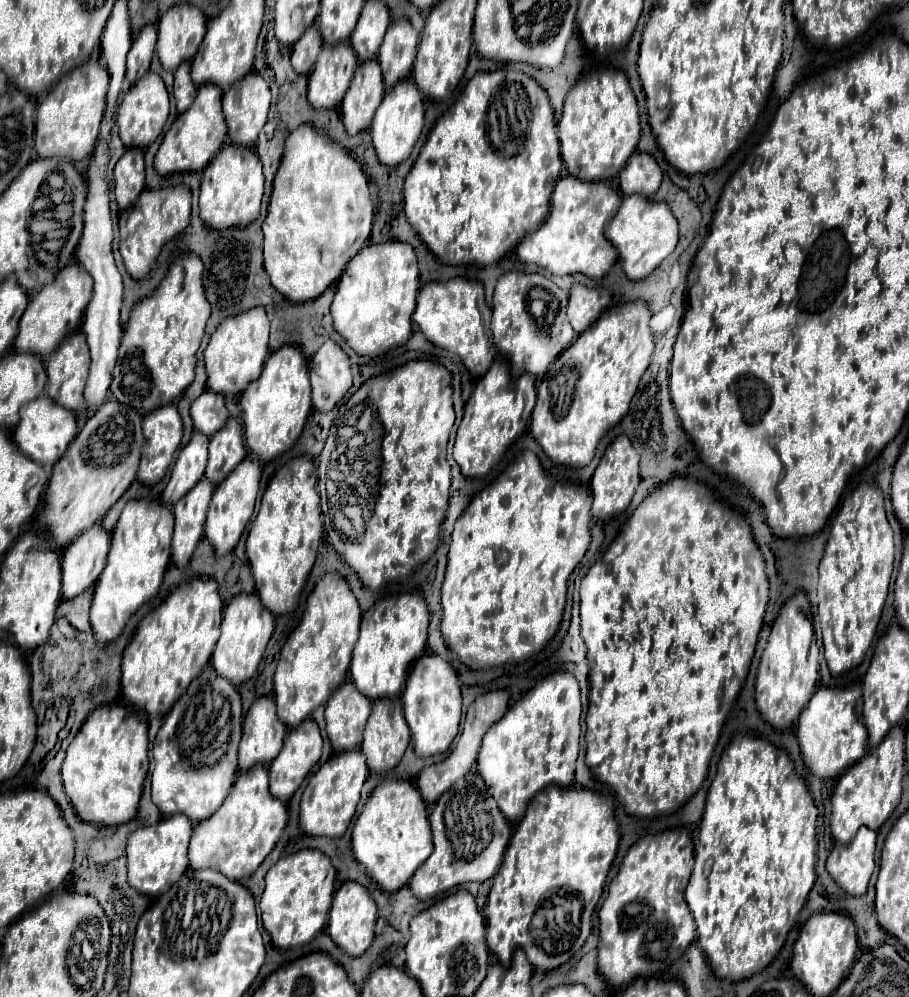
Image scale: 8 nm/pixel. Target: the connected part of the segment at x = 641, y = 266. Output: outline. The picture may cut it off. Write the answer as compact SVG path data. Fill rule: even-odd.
M628 195L622 199L620 209L606 225L606 237L618 251L618 261L624 273L632 281L648 277L676 247L678 243L678 221L666 203L652 203L642 195Z

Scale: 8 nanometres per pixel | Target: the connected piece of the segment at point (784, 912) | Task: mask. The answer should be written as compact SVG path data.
M744 735L740 743L730 743L724 753L722 753L722 759L718 763L718 773L716 773L716 779L712 781L710 785L710 791L708 791L708 797L706 797L706 809L704 809L704 815L702 815L702 823L700 823L700 835L698 835L698 843L696 843L696 865L694 865L694 871L692 871L692 877L690 877L690 883L686 887L686 903L694 915L694 921L696 921L696 941L698 945L702 947L706 959L708 959L708 965L712 969L712 973L718 977L718 979L728 979L728 981L742 981L742 979L748 979L752 977L754 973L766 969L774 959L776 959L776 953L782 949L784 941L786 941L786 935L788 931L792 929L802 905L806 903L808 899L808 893L816 881L816 851L818 851L818 843L816 843L816 817L818 817L818 809L812 801L812 795L806 787L806 783L794 773L794 765L788 757L788 753L784 749L776 749L774 745L770 745L768 741L764 739L758 739L758 737L748 737Z

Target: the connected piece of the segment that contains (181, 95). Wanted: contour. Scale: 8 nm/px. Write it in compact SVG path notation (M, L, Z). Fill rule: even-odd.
M182 63L174 73L174 99L178 113L184 113L196 99L196 85L190 79L190 63Z

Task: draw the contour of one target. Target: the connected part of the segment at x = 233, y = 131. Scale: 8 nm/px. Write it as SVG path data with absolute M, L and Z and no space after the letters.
M248 73L244 79L236 81L222 97L222 107L224 107L224 117L228 125L228 139L230 143L236 143L240 147L254 147L266 117L270 109L270 87L268 83L258 75L258 73Z

